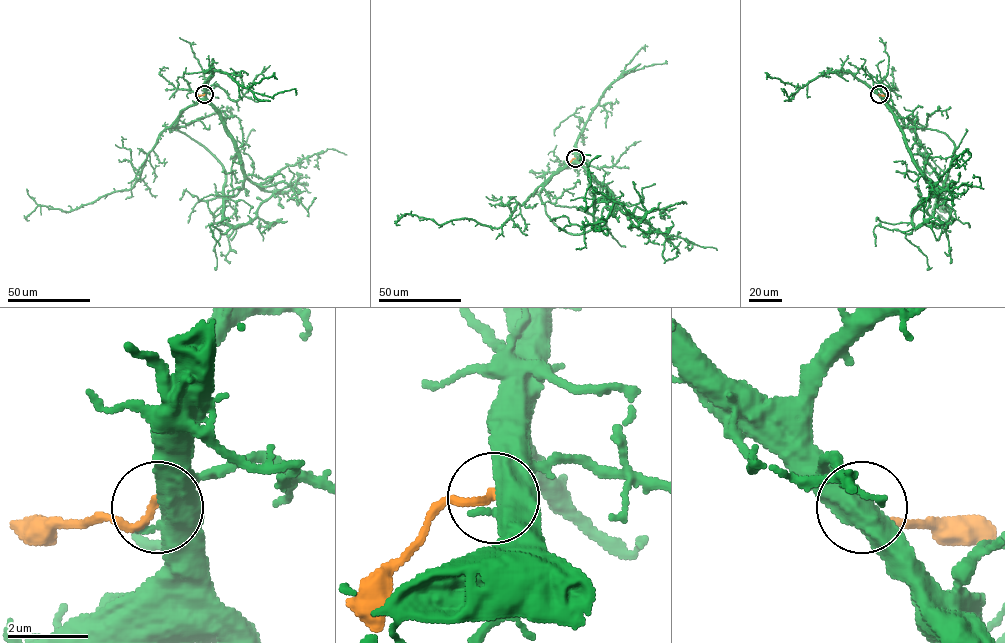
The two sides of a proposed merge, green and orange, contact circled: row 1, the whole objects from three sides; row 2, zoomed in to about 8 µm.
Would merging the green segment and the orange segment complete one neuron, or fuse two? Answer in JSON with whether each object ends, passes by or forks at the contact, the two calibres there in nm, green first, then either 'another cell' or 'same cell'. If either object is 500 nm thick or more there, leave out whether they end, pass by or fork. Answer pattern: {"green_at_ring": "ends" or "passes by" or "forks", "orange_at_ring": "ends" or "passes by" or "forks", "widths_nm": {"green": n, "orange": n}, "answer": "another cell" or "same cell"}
{"widths_nm": {"green": 550, "orange": 200}, "answer": "another cell"}

